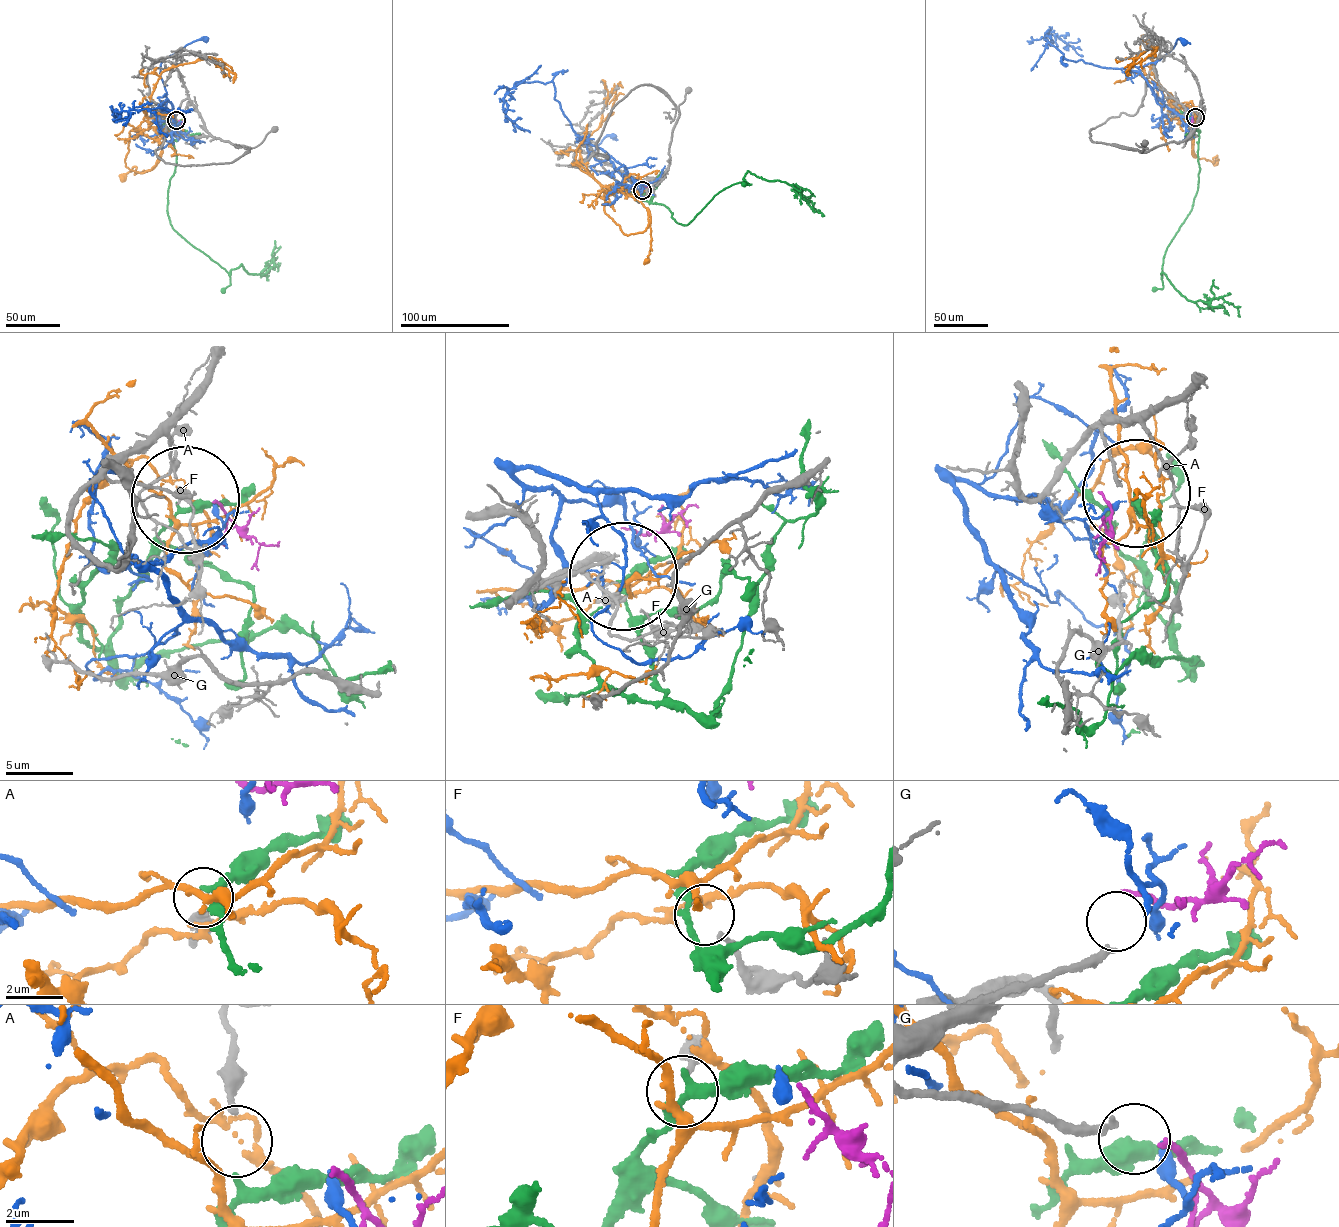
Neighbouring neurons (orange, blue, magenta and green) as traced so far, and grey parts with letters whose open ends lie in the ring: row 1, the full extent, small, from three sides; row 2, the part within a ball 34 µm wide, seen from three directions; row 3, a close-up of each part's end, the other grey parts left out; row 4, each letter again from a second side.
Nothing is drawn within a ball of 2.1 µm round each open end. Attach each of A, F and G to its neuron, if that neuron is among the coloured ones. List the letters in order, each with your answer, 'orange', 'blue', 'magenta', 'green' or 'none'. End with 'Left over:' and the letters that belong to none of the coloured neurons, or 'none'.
A: green
F: none
G: magenta
Left over: F

